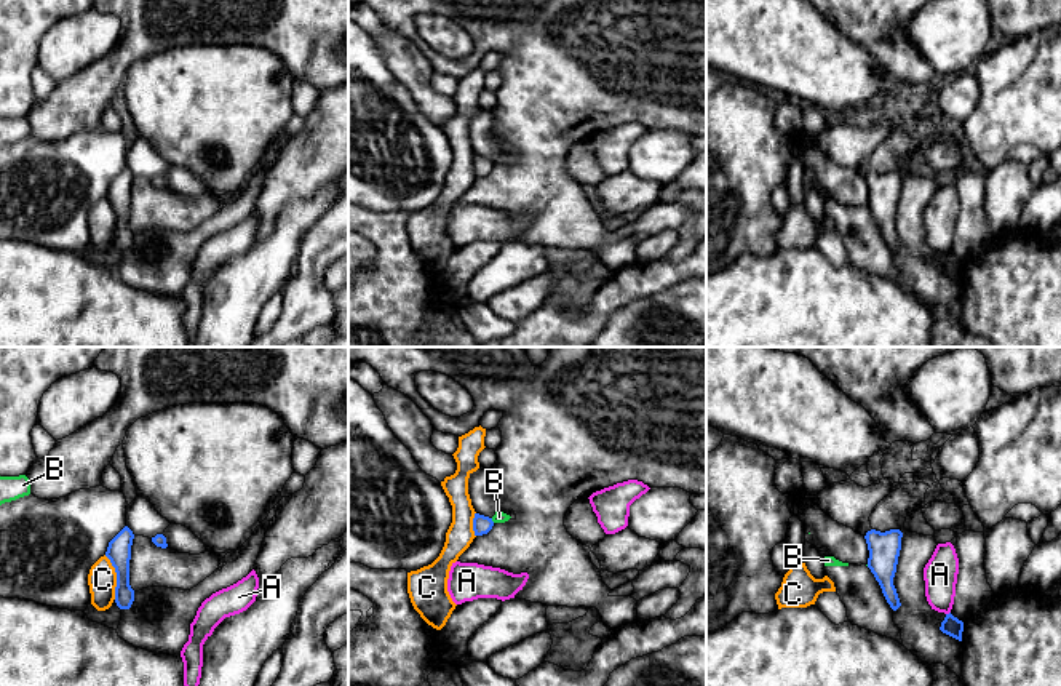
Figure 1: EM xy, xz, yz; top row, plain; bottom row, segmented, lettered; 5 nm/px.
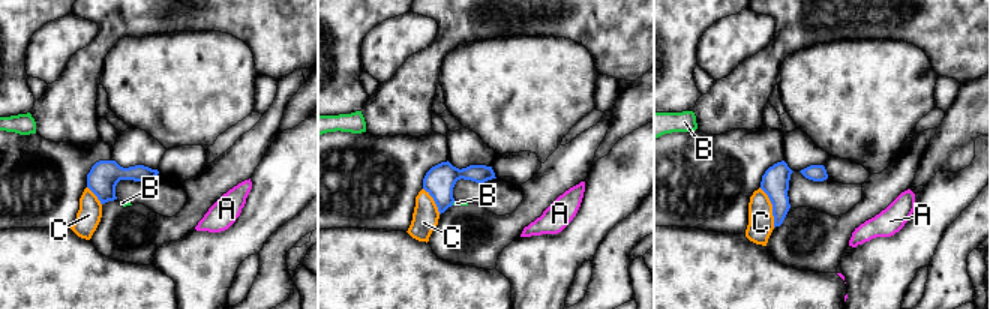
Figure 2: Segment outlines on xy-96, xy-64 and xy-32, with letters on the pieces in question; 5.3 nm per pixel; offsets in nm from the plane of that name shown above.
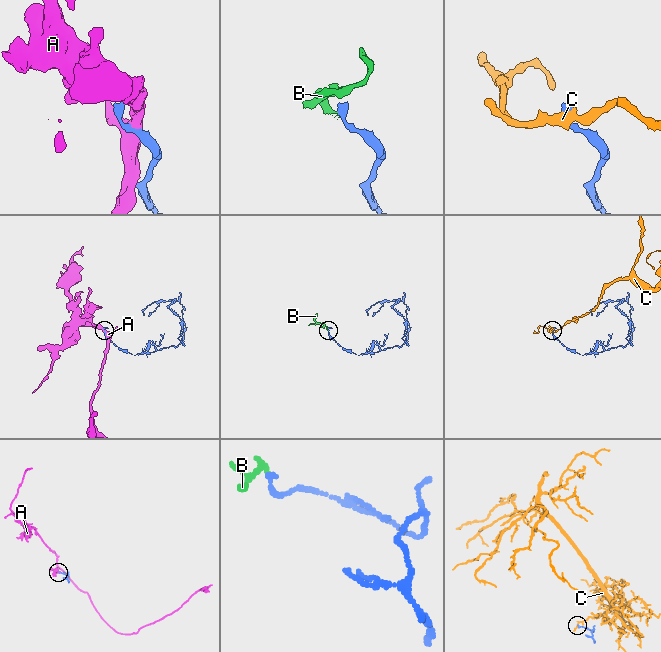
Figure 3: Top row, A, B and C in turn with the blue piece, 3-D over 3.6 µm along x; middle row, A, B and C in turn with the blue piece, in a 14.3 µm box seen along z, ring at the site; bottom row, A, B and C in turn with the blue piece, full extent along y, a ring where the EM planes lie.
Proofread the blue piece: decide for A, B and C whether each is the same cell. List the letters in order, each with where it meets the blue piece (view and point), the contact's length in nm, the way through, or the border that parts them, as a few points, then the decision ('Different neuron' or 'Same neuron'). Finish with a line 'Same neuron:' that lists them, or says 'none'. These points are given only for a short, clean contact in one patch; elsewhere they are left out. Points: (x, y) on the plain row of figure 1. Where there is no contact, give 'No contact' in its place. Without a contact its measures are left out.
A: Touches blue at yz (949, 255). Shared border 30 nm. Boundary: yz (949, 253), (946, 256). Different neuron
B: Touches blue at xz (491, 162). Shared border 30 nm. Boundary: xz (491, 160), (494, 163). Different neuron
C: Touches blue at xy (117, 219). Shared border 240 nm. Boundary: xy (104, 197), (115, 215), (115, 240). Different neuron
Same neuron: none

